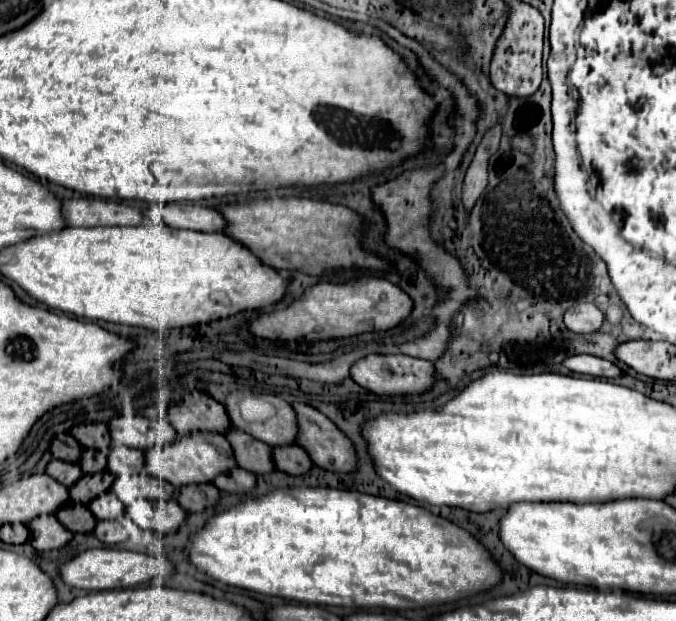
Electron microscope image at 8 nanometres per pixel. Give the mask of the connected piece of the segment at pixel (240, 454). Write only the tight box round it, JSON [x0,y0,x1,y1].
[227,430,275,474]

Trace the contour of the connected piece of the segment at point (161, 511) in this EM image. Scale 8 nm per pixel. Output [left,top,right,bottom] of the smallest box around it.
[149,502,187,536]

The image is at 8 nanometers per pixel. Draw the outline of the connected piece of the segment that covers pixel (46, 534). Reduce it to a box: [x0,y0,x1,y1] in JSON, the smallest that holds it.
[29,516,73,550]

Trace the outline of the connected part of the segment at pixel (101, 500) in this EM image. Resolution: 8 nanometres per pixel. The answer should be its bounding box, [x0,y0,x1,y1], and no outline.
[89,492,125,520]

